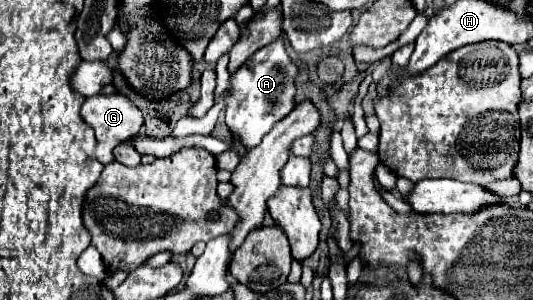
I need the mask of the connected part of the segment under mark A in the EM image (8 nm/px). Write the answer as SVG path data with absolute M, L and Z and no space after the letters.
M284 38L256 52L236 74L230 78L230 94L226 98L226 126L246 146L256 148L268 130L294 108L294 78L298 68L286 54Z

